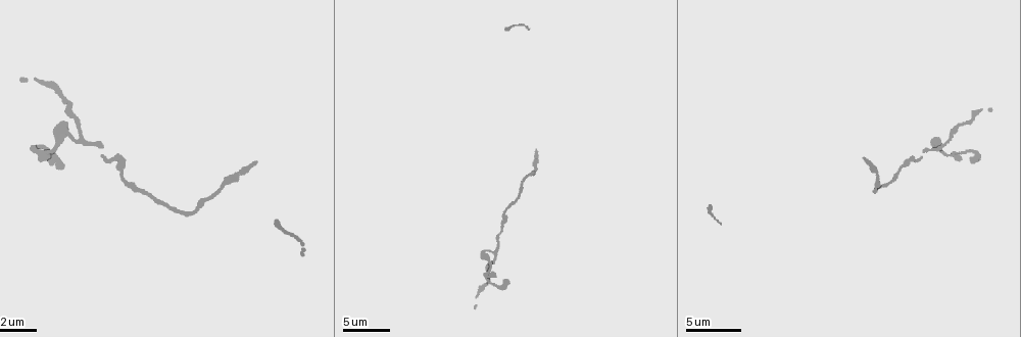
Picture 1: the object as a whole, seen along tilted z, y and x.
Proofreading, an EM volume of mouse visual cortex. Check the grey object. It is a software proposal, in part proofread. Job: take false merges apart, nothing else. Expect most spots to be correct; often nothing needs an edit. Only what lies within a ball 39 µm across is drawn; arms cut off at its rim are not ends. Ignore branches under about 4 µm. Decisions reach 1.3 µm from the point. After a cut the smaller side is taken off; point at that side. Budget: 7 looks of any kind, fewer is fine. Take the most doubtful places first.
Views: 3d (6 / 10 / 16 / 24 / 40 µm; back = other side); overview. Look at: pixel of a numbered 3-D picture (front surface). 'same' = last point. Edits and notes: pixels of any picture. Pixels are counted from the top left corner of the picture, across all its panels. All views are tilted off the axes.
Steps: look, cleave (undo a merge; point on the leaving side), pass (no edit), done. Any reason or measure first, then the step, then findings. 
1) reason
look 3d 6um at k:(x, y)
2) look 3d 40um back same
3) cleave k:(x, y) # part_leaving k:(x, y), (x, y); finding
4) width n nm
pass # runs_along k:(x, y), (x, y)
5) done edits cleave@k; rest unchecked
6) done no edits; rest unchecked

looks like a crossing
look 3d 6um at 1:(75, 138)

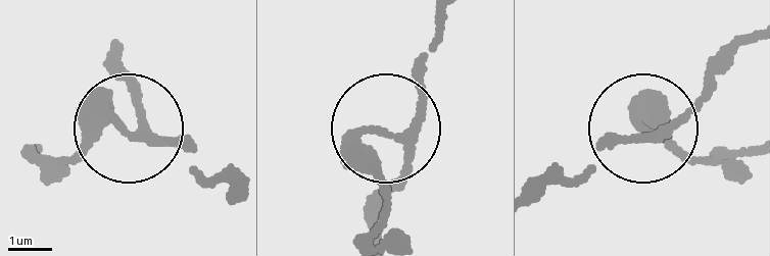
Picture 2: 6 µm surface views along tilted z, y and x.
pass # runs_along 2:(226, 185), (180, 148), (109, 125), (69, 159), (38, 164); one neuron here

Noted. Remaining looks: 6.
look 3d 10um at 1:(242, 172)

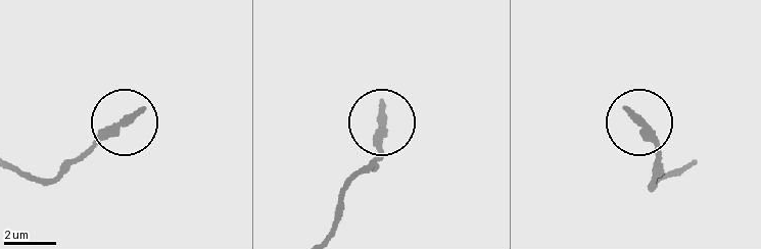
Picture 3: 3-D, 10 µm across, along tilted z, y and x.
look 3d 6um at 3:(640, 121)

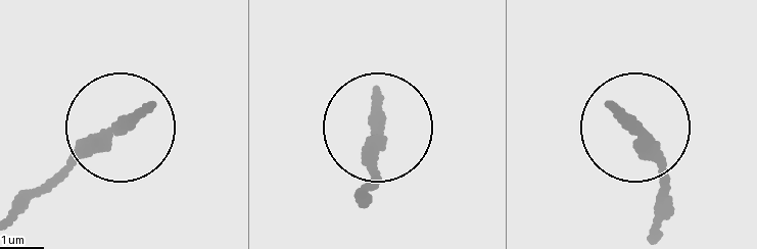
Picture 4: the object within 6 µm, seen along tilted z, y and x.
pass # runs_along 4:(72, 162), (119, 135); one neuron here

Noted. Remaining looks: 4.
thick turns thin
look 3d 10um at 1:(128, 184)

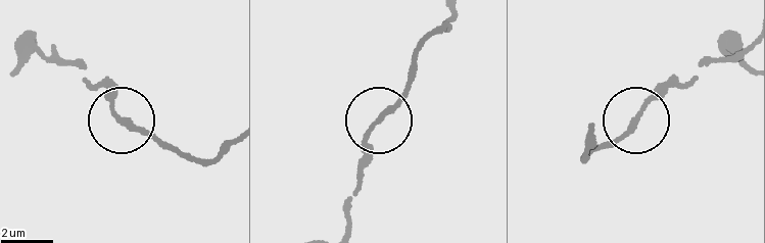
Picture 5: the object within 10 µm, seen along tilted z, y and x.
width 190 nm
pass # runs_along 5:(586, 130), (586, 155), (617, 143), (672, 81); all the same neuron

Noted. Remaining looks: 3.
done no edits; rest unchecked

